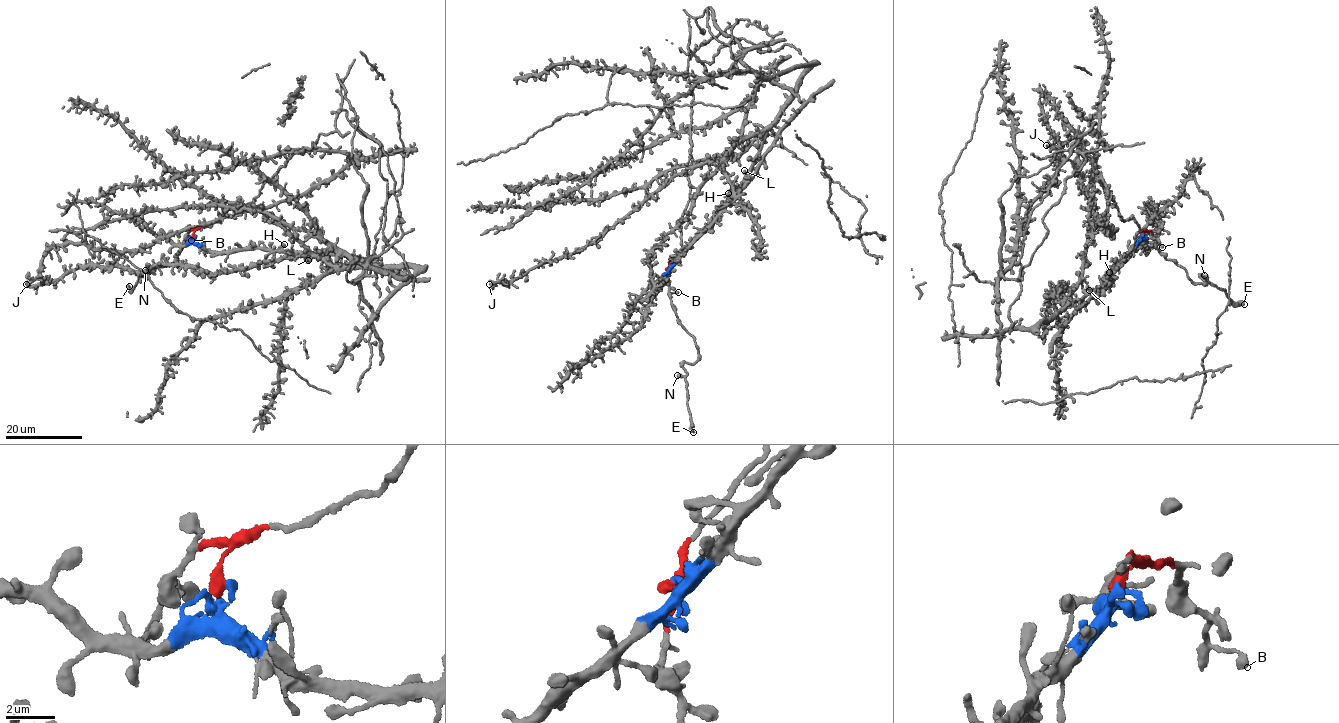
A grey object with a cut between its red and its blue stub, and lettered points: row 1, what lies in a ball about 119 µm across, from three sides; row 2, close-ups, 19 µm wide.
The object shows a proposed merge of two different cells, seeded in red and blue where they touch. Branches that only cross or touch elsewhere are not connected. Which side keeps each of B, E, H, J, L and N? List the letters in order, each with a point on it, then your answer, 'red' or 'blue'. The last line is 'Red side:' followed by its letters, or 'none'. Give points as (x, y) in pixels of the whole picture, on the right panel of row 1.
B: at (1162, 247); red
E: at (1244, 304); red
H: at (1109, 272); blue
J: at (1046, 145); blue
L: at (1089, 290); blue
N: at (1204, 275); red
Red side: B, E, N

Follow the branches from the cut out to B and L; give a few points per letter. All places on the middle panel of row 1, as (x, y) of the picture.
B: (667, 269), (669, 292), (678, 292)
L: (667, 268), (740, 187), (747, 174), (744, 171)

